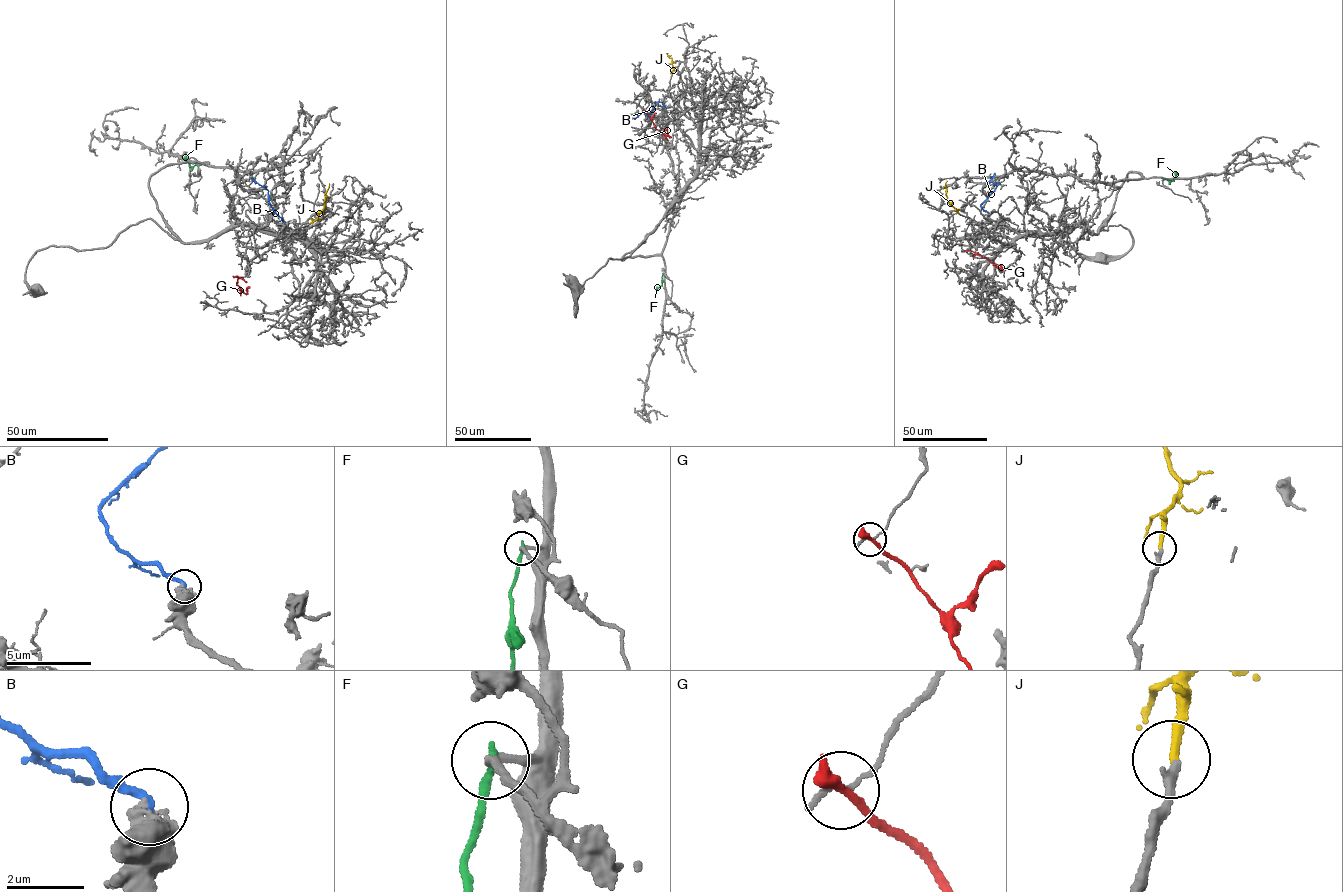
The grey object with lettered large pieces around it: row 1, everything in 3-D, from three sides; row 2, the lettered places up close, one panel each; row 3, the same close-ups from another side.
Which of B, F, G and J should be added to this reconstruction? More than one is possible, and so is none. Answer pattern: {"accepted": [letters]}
{"accepted": ["J"]}

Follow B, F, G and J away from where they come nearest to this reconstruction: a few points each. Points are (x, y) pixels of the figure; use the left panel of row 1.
B: (283, 221), (270, 204), (268, 190), (250, 177)
F: (198, 166), (190, 166), (185, 160), (186, 156)
G: (234, 276), (238, 277), (236, 283), (239, 290), (245, 293), (250, 287)
J: (310, 223), (324, 208), (329, 183)

